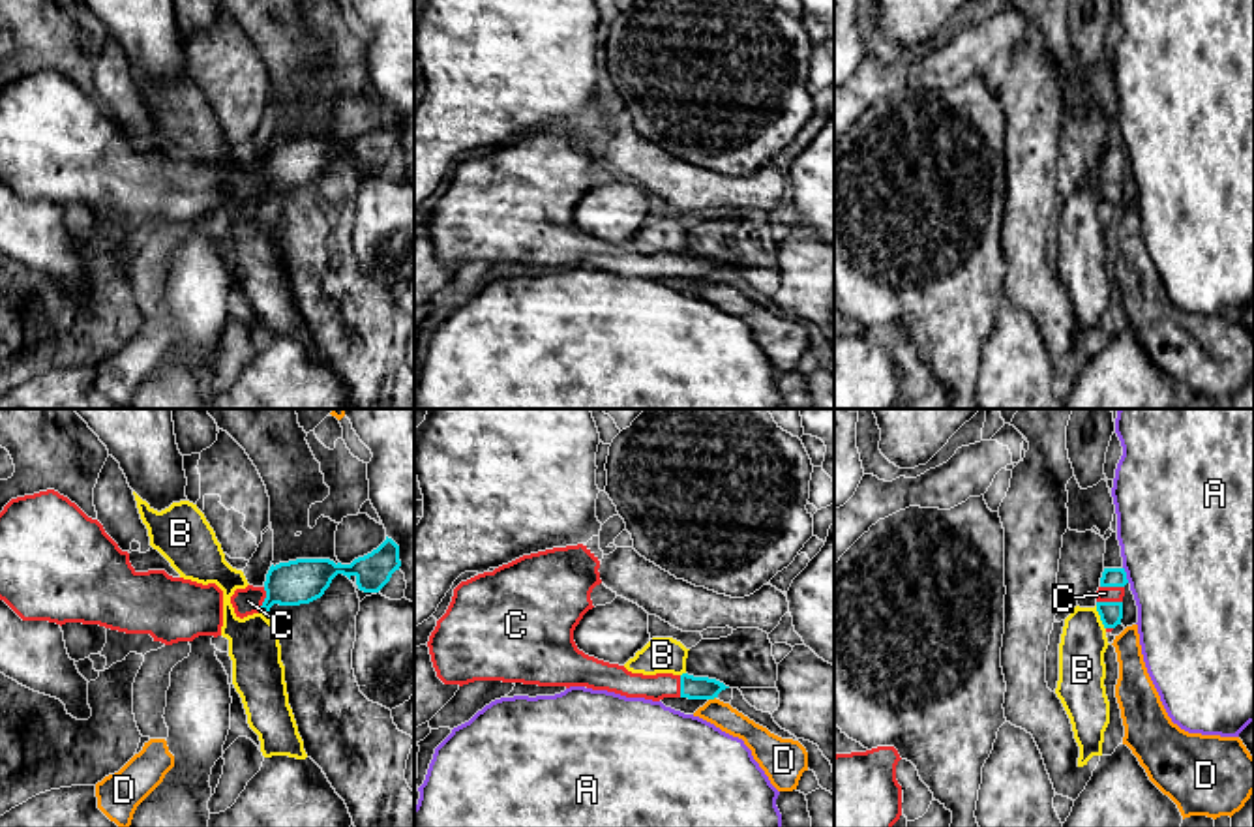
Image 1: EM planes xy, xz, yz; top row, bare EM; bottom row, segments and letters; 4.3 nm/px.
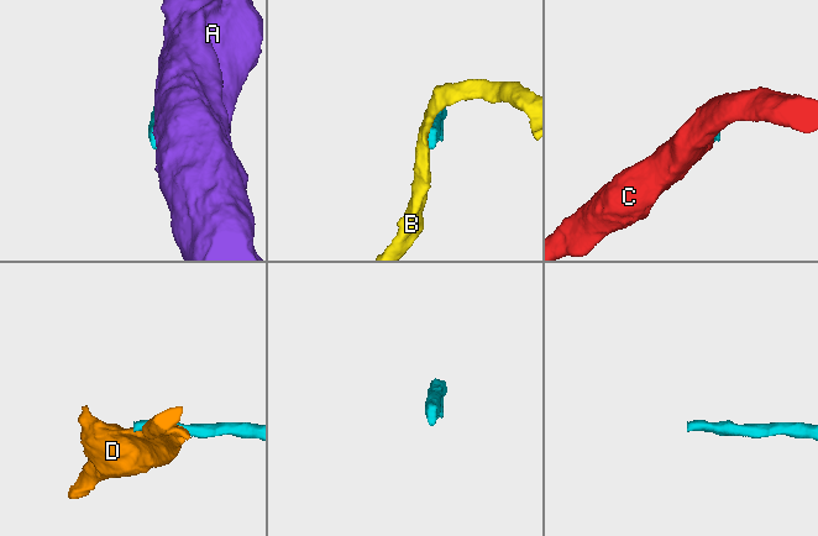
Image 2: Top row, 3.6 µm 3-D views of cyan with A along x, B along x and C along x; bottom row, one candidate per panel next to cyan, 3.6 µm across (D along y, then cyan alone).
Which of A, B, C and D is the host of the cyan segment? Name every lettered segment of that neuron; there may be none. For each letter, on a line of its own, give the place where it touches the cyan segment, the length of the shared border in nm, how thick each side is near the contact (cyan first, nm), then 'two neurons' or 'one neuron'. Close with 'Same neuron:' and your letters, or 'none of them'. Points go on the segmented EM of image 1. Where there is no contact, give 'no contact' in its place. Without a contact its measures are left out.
A: yz (1125, 574) | 80 nm | 80/500 nm | two neurons
B: yz (1101, 617) | 110 nm | 100/200 nm | two neurons
C: xy (265, 601) | 110 nm | 190/120 nm | one neuron
D: xz (711, 698) | 40 nm | 100/110 nm | two neurons
Same neuron: C

